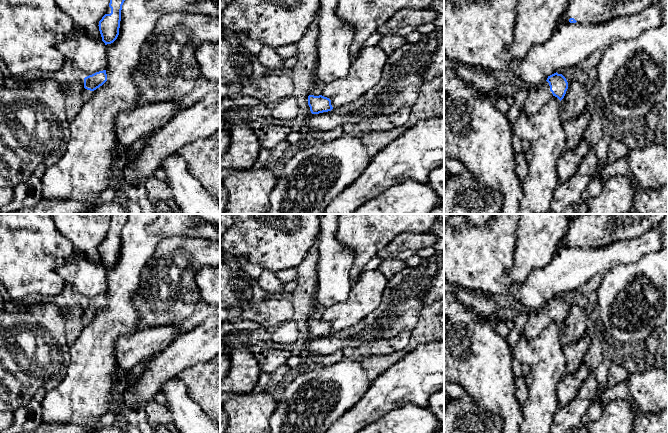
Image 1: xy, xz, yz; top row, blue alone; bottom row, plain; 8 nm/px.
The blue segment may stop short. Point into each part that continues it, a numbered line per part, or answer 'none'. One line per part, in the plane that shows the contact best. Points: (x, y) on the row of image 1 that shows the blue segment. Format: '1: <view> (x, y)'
1: yz (583, 11)
2: yz (538, 96)

